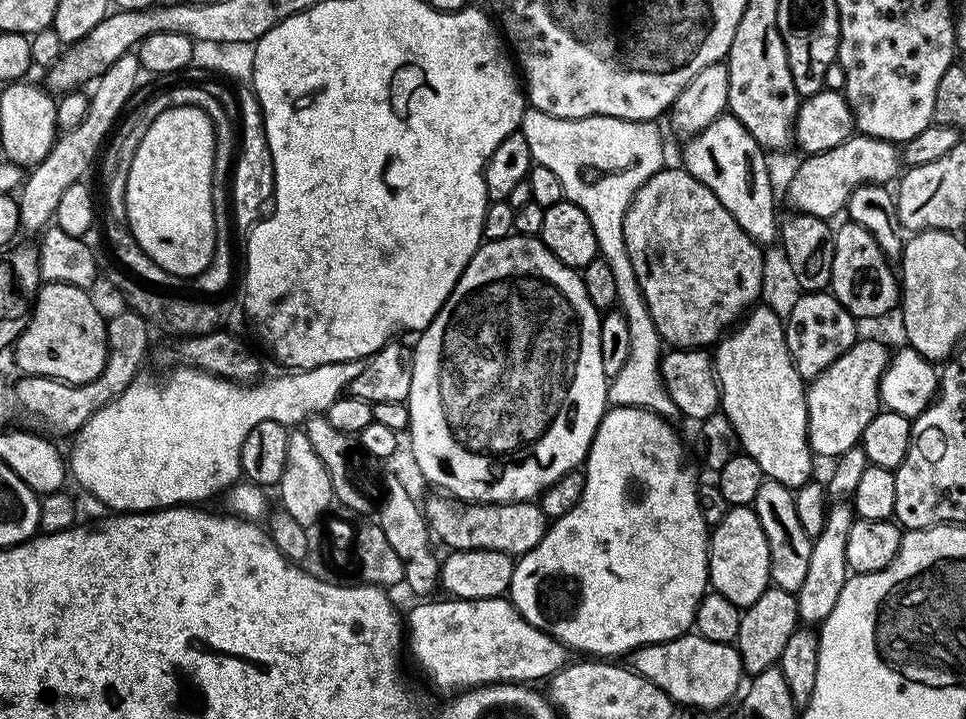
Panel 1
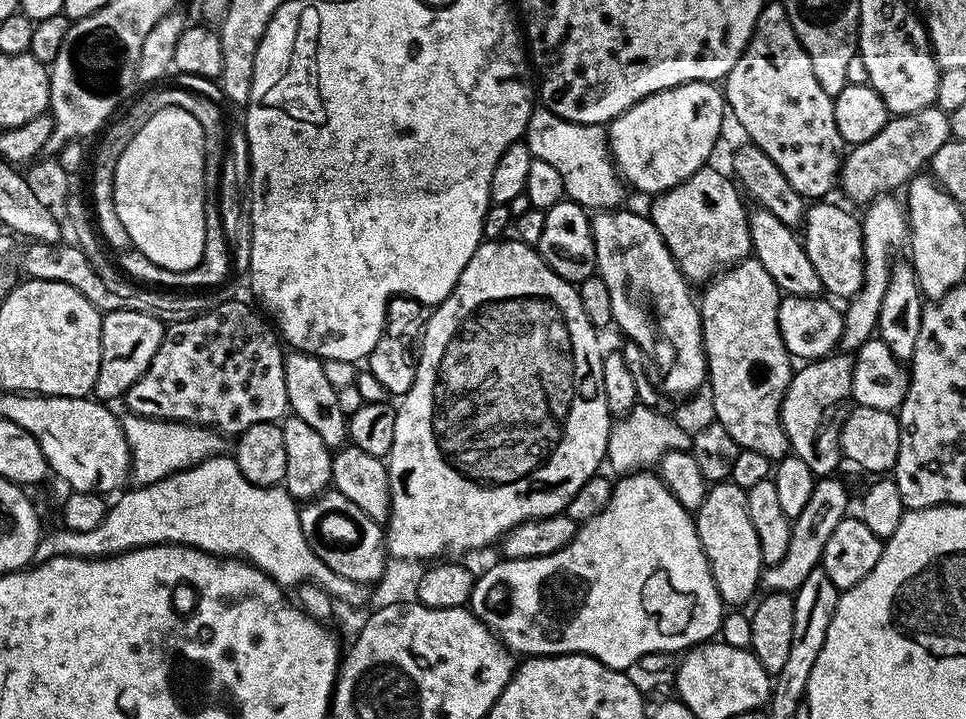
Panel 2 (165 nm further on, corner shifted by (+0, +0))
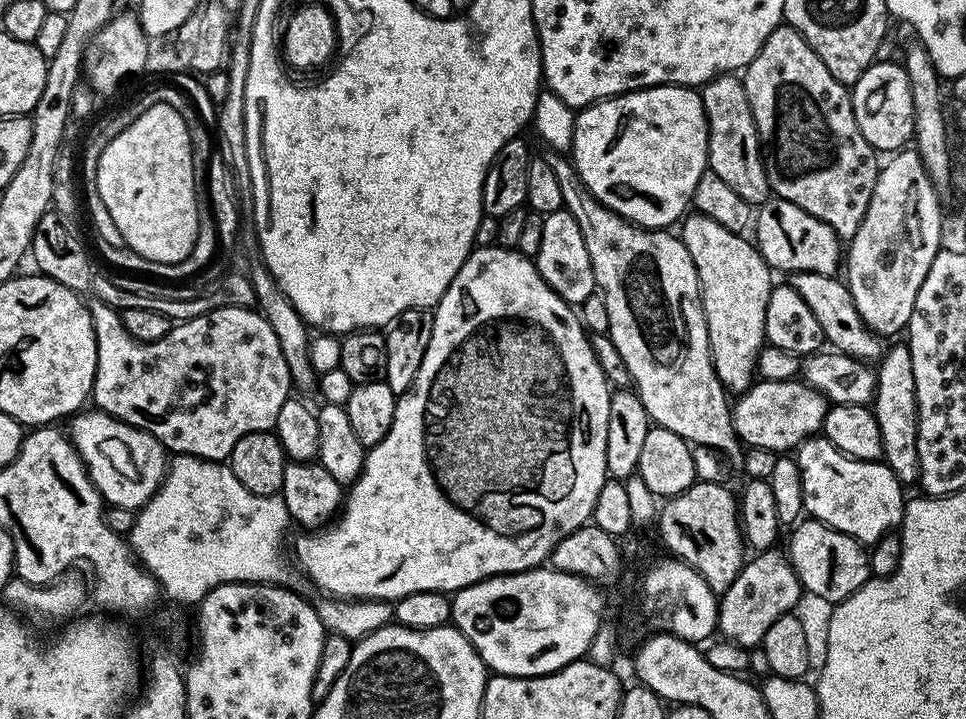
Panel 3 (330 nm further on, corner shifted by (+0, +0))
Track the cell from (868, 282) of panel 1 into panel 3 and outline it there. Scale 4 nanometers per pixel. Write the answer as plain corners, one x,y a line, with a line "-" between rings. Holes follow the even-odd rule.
770,198
755,209
754,228
755,224
754,243
760,249
760,257
777,273
817,272
827,276
837,275
836,267
839,264
841,267
842,264
840,237
833,228
826,226
826,222
814,218
814,214
806,214
802,206
794,206
794,202
779,198

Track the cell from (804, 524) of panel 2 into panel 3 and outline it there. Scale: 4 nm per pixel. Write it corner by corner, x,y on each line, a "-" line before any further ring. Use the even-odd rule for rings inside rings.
781,549
755,553
745,561
729,590
721,593
717,607
717,629
744,648
757,647
763,643
771,623
793,611
801,593
800,579

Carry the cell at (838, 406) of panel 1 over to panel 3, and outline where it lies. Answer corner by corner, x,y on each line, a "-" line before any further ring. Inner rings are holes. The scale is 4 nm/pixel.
757,379
752,387
735,397
731,405
732,425
736,427
737,437
748,448
765,448
784,454
799,448
823,429
829,407
824,395
804,383
803,379
782,382

